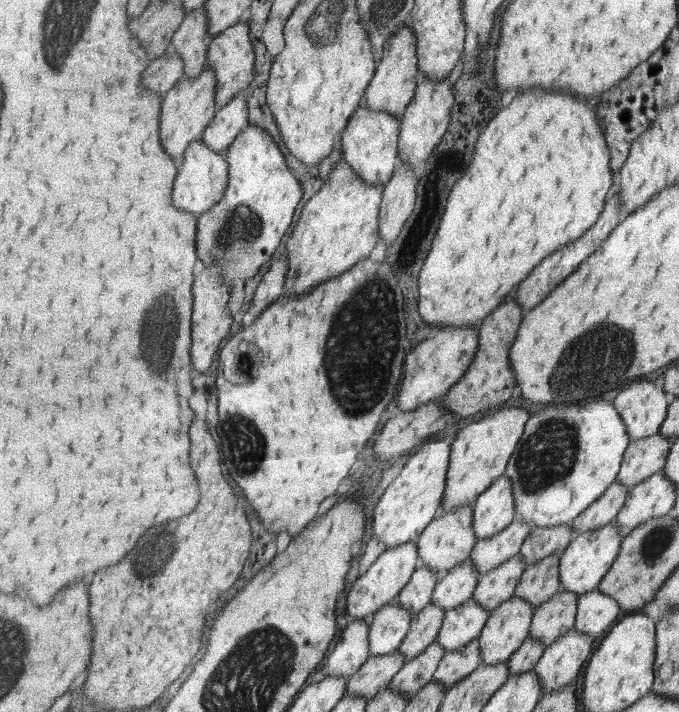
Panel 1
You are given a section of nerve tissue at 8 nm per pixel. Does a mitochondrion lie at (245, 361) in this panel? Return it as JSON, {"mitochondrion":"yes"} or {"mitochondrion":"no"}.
{"mitochondrion":"no"}

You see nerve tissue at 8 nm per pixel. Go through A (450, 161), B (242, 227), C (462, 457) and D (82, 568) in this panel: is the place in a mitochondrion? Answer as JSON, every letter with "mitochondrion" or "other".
{"A":"other","B":"mitochondrion","C":"other","D":"other"}

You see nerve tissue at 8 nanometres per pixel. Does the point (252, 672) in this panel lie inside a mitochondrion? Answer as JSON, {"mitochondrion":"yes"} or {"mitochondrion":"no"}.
{"mitochondrion":"yes"}

